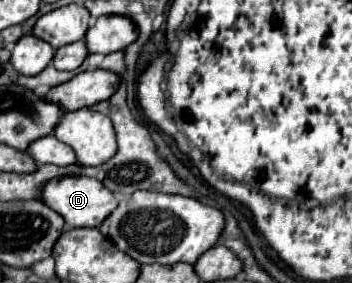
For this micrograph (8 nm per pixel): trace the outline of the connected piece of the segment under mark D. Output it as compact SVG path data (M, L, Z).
M57 177L49 179L41 189L39 189L39 199L51 207L55 213L59 213L65 219L65 229L73 227L99 227L101 221L117 207L115 195L103 187L97 179L91 177Z

